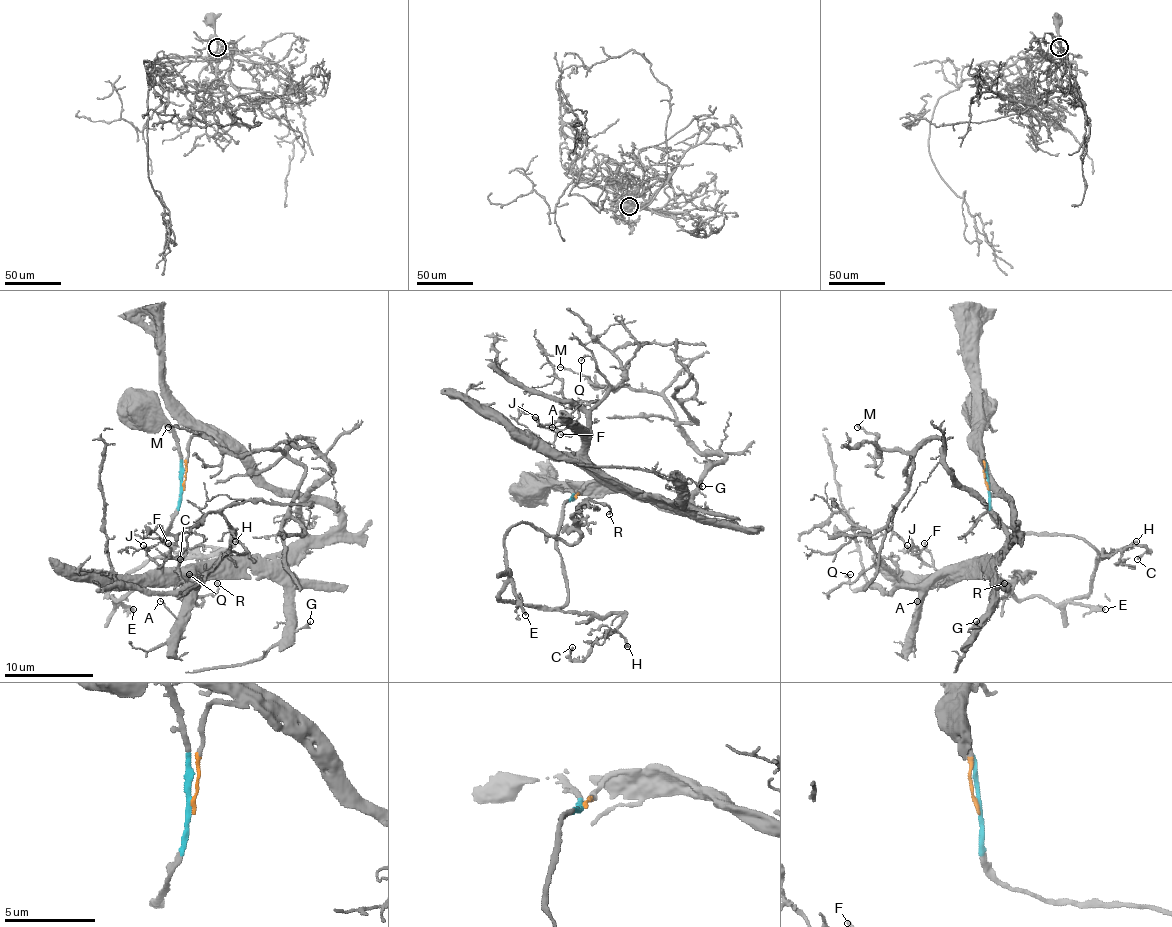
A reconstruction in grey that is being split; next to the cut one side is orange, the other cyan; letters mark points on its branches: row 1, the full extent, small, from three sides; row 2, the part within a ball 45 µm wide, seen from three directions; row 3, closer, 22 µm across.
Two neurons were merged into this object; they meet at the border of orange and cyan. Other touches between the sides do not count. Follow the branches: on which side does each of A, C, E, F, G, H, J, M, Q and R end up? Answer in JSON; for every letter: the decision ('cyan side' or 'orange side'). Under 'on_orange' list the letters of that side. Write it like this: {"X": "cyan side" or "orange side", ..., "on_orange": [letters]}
{"A": "orange side", "C": "cyan side", "E": "cyan side", "F": "orange side", "G": "orange side", "H": "cyan side", "J": "orange side", "M": "orange side", "Q": "orange side", "R": "cyan side", "on_orange": ["A", "F", "G", "J", "M", "Q"]}

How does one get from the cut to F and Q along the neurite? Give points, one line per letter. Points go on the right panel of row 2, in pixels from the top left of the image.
F: (988, 485), (972, 436), (1012, 512), (1012, 534), (990, 558), (939, 572), (919, 558), (923, 543)
Q: (988, 485), (972, 436), (1012, 512), (1012, 534), (990, 558), (919, 585), (903, 585), (881, 565), (850, 574)

